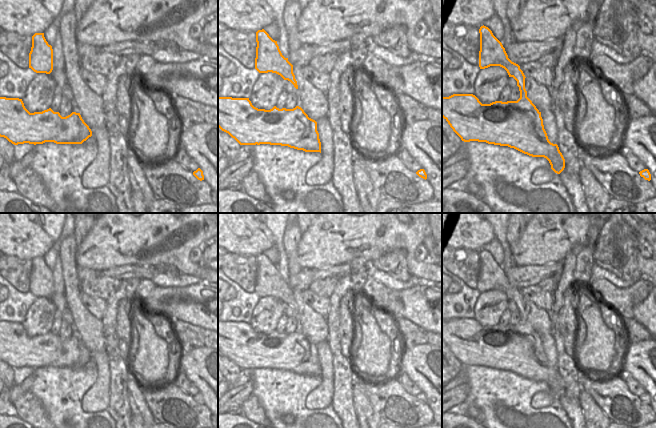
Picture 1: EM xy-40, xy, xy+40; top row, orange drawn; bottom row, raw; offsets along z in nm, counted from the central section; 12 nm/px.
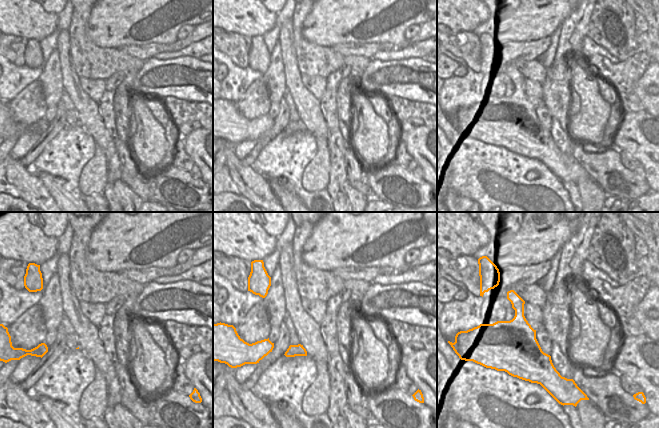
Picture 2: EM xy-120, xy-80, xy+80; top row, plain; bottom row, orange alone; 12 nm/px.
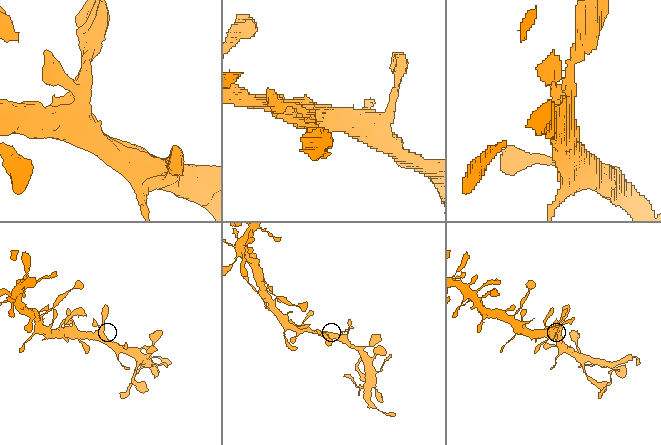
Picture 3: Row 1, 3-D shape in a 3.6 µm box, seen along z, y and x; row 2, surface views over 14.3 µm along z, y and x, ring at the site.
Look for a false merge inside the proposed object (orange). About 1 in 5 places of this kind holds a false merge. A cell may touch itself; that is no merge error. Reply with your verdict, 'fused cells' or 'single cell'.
single cell

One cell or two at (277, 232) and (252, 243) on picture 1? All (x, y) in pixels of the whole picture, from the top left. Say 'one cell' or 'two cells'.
two cells

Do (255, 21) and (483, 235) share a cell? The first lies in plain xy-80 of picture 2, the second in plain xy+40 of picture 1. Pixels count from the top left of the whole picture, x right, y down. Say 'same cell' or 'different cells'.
same cell

